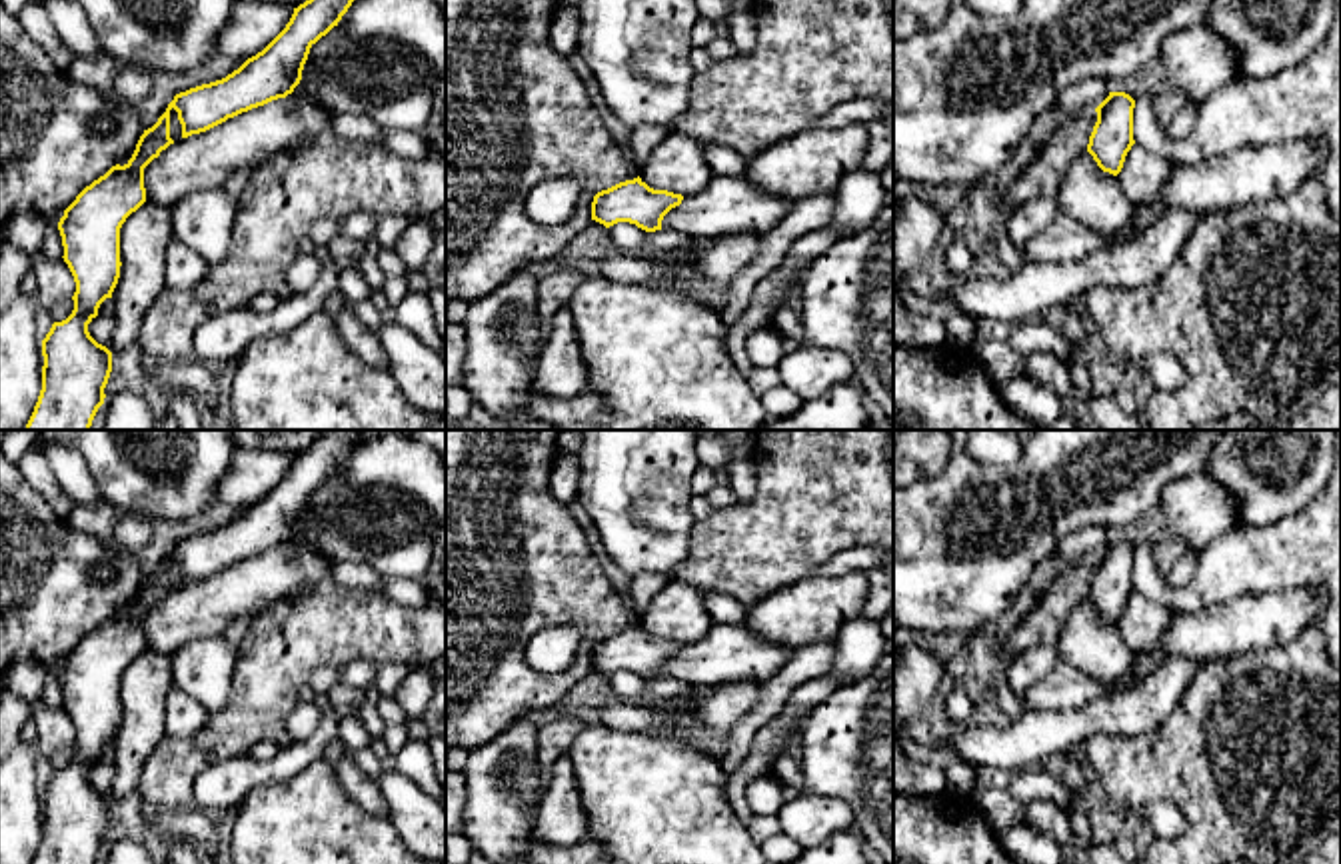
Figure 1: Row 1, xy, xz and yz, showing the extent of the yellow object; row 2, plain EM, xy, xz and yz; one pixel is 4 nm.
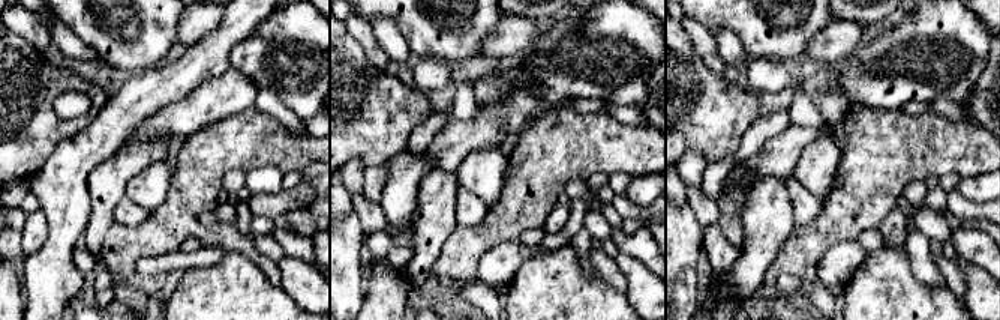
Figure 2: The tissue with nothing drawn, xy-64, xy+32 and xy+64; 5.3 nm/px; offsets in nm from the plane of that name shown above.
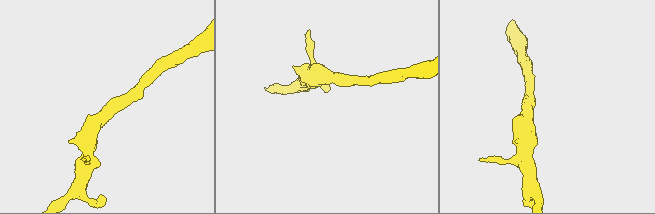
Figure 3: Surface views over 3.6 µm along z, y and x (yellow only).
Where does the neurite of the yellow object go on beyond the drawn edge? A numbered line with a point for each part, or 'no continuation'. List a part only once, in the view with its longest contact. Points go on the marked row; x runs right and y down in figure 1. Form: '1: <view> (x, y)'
no continuation

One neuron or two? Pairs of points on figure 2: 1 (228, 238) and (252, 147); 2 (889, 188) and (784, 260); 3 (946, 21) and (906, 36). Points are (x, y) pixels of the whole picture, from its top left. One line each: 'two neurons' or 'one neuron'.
1: one neuron
2: one neuron
3: one neuron

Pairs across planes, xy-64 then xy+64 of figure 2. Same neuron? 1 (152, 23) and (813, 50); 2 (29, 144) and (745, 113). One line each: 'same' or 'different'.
1: different
2: same

